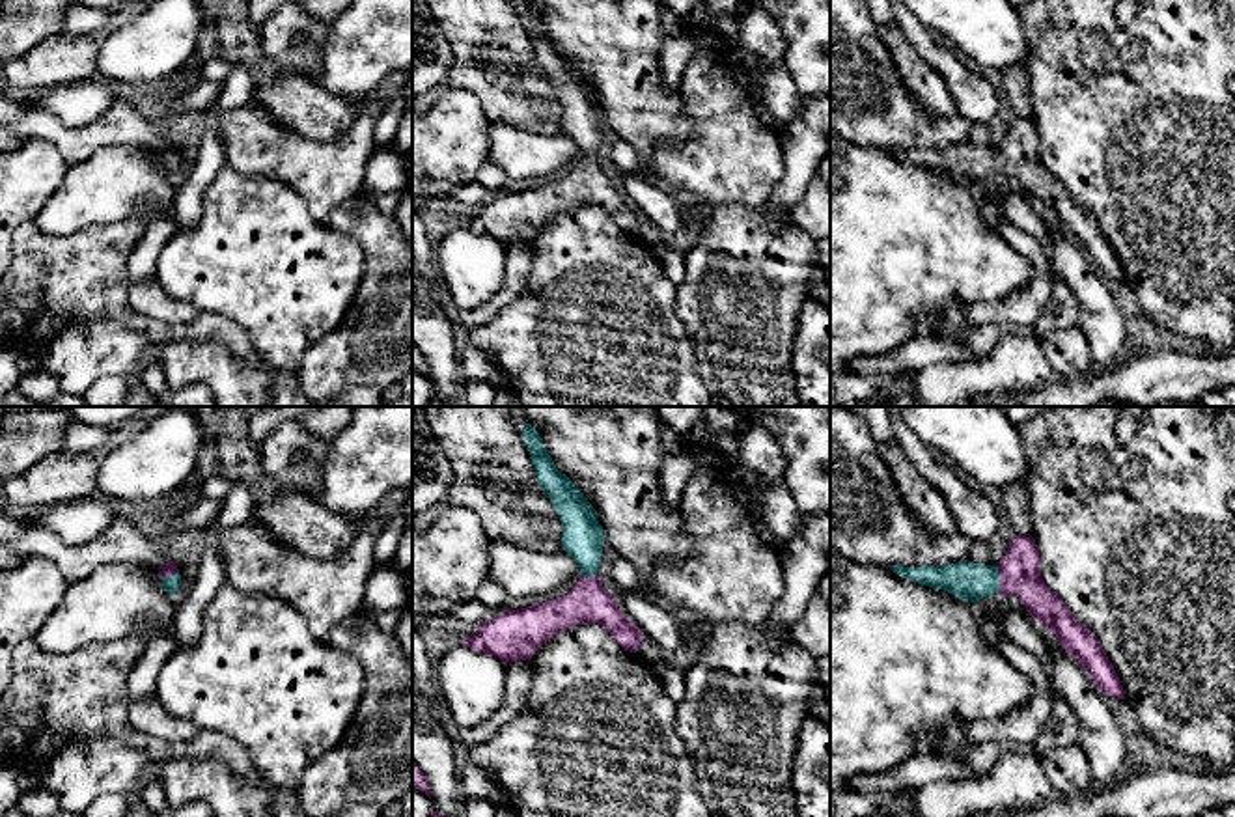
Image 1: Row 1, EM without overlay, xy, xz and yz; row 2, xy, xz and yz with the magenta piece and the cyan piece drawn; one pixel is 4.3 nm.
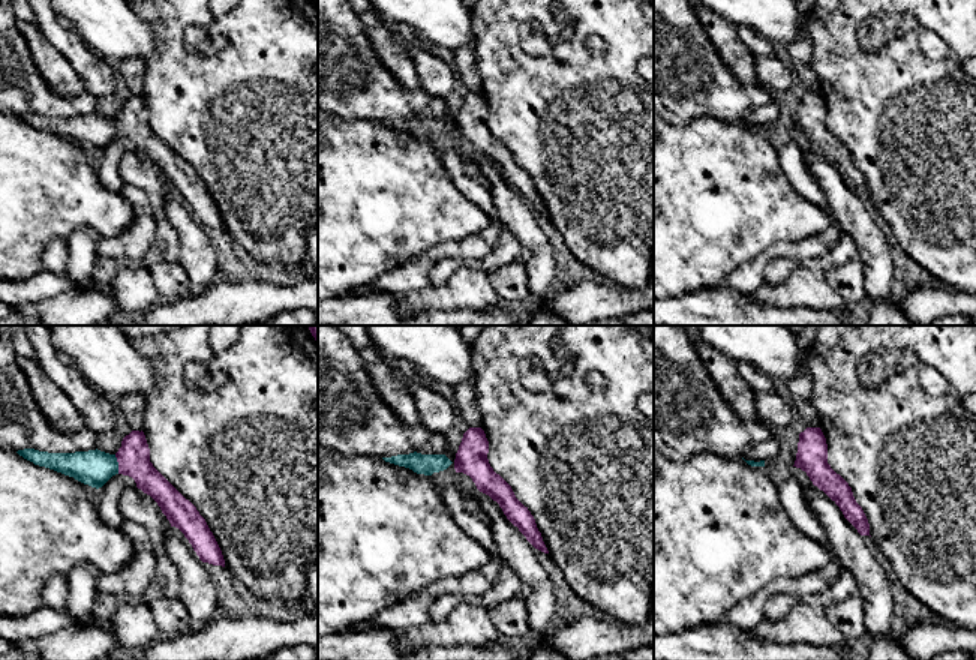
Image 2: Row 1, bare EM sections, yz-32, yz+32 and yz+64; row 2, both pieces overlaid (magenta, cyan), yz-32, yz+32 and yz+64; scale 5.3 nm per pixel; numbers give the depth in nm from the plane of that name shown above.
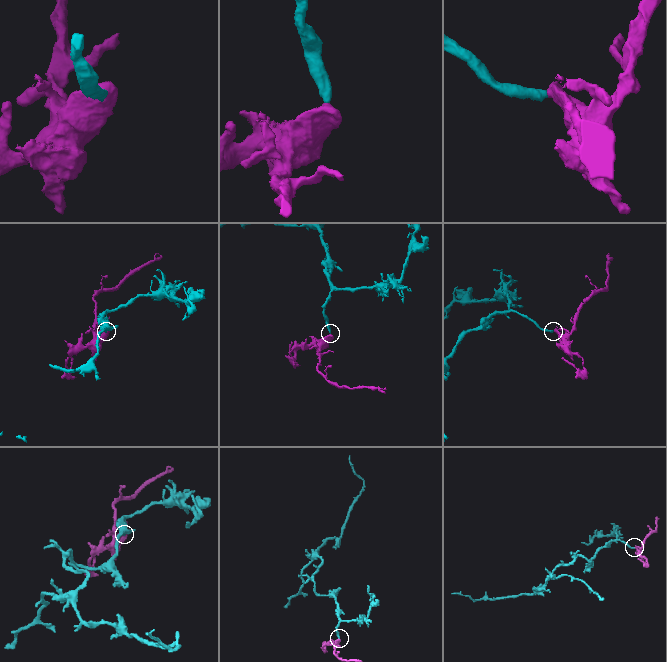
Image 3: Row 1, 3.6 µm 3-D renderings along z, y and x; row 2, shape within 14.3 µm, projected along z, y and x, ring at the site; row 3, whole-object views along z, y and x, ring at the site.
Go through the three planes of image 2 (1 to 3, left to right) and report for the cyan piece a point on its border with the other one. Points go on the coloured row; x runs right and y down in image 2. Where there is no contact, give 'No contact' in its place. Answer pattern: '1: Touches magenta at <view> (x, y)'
1: Touches magenta at yz-32 (119, 464)
2: No contact
3: No contact

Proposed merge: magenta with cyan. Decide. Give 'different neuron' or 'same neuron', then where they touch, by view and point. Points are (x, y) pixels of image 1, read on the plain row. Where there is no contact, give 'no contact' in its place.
same neuron; meets magenta in yz at (1000, 163)

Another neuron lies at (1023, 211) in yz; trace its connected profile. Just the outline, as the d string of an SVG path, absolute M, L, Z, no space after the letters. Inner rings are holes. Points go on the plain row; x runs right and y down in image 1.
M1006 192L1002 215L1015 228L1030 233L1043 246L1045 256L1050 259L1052 231L1041 213L1041 205L1028 194Z

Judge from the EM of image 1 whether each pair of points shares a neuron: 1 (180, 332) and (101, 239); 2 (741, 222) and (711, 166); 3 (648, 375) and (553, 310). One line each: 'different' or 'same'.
1: same
2: different
3: same

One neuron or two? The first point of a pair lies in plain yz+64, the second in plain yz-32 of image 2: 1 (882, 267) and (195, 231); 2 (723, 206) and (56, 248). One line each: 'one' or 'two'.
1: one
2: two

